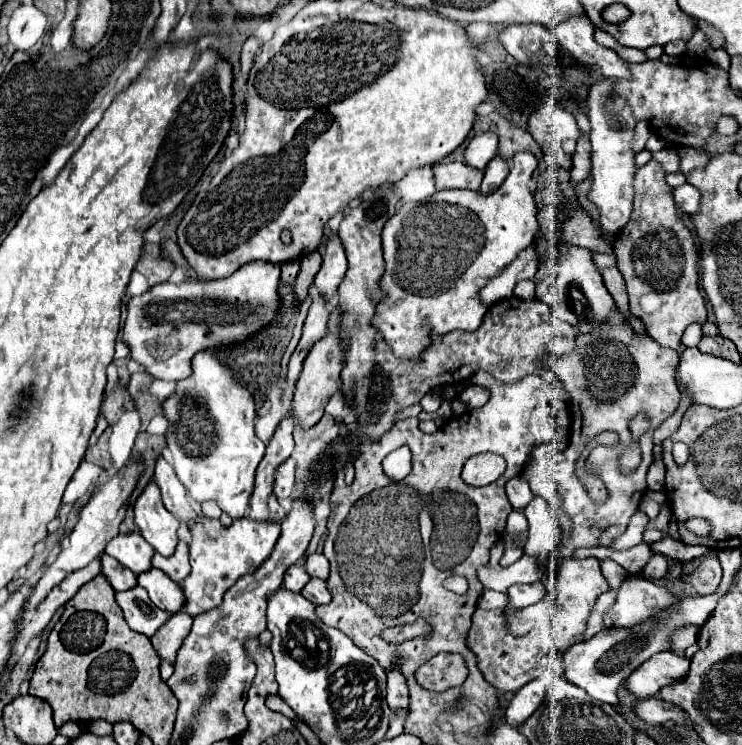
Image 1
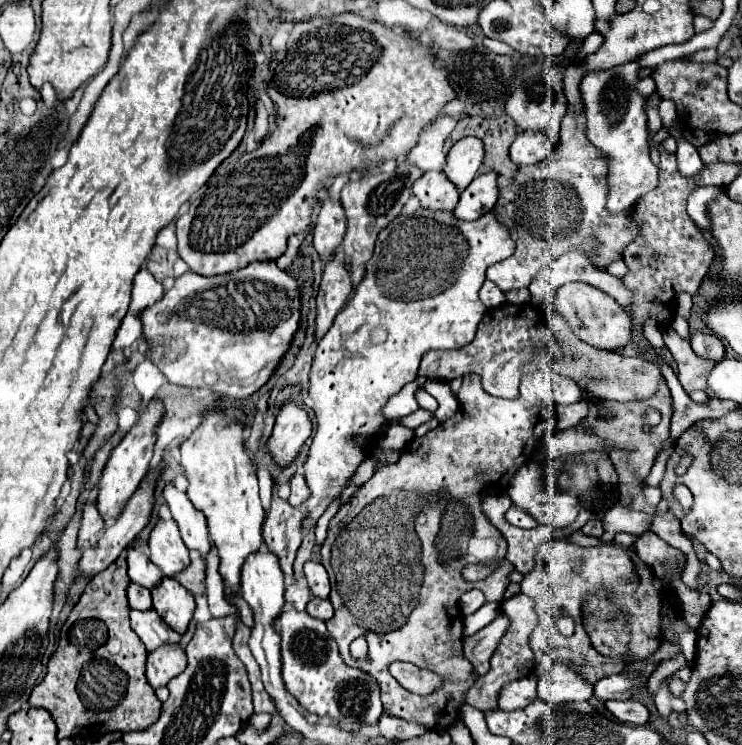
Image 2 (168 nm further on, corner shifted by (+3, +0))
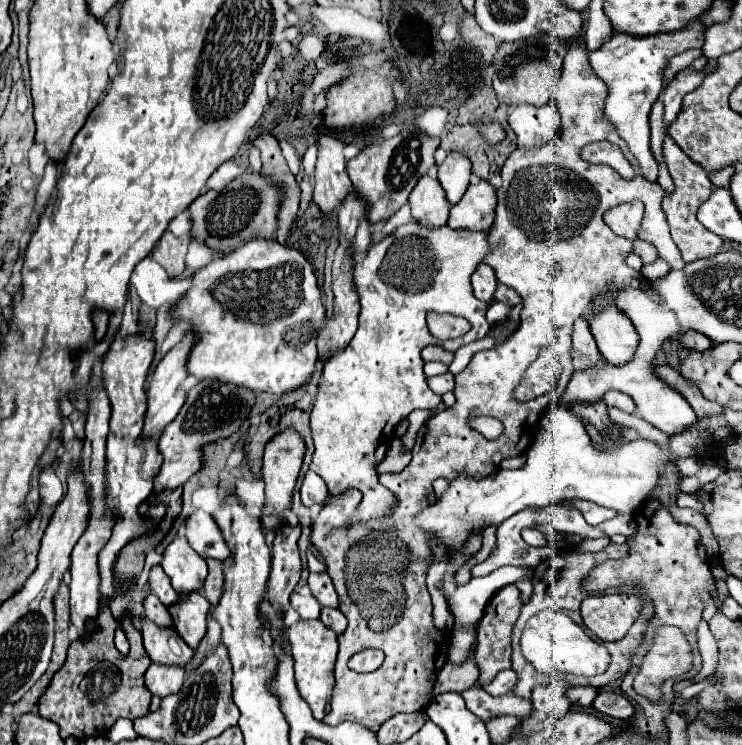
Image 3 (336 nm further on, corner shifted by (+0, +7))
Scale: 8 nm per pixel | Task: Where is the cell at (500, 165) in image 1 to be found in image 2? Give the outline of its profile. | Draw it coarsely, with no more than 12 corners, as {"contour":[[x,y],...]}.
{"contour":[[492,173],[478,175],[460,195],[454,217],[476,221],[498,201]]}

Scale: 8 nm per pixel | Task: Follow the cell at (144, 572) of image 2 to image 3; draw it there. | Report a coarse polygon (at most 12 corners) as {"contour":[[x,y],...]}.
{"contour":[[159,566],[149,570],[149,588],[165,606],[177,600],[167,574]]}

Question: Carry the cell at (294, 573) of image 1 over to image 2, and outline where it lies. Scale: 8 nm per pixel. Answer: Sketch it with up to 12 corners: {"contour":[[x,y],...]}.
{"contour":[[306,585],[286,587],[284,597],[290,607],[304,611],[312,599]]}

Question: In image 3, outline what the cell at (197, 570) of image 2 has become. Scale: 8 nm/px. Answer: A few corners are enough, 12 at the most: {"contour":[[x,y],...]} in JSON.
{"contour":[[207,558],[209,574],[201,592],[217,604],[223,590],[223,564]]}

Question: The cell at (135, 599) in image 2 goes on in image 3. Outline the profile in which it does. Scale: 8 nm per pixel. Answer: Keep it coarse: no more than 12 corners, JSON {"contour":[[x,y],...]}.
{"contour":[[153,592],[145,598],[145,616],[159,626],[171,626],[167,606]]}

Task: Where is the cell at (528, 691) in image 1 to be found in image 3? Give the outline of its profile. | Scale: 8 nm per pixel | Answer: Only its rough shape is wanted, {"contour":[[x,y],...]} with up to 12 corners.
{"contour":[[503,670],[485,690],[491,696],[513,694],[519,676]]}

